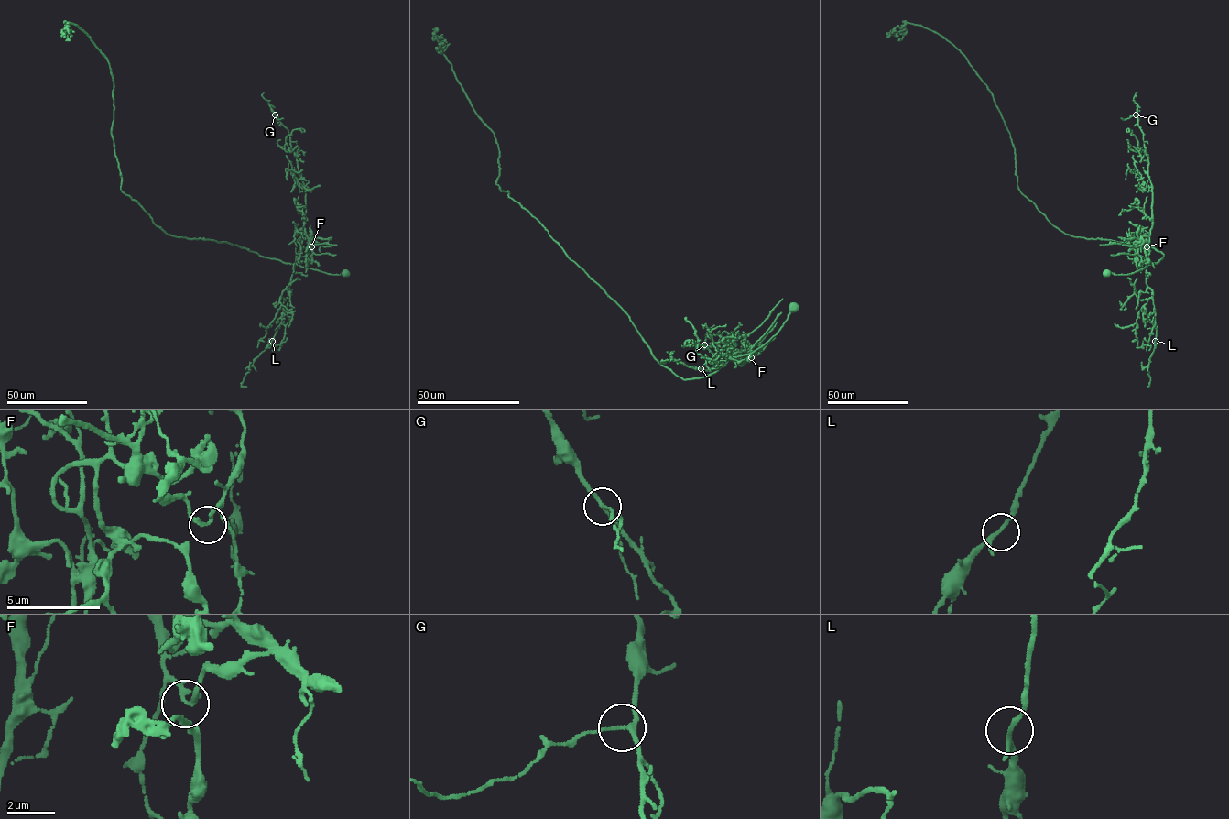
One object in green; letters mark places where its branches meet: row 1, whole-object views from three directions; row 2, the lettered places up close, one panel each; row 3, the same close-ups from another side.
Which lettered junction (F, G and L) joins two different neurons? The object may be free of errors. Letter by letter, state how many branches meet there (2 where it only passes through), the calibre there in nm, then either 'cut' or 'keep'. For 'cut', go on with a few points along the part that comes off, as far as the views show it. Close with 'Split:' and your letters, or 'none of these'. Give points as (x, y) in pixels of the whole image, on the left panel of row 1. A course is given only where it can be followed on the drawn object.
F: 3 | 160 nm | cut | (311, 246), (316, 243), (310, 241), (307, 249), (309, 243), (336, 245)
G: 3 | 160 nm | keep
L: 3 | 160 nm | keep
Split: F

